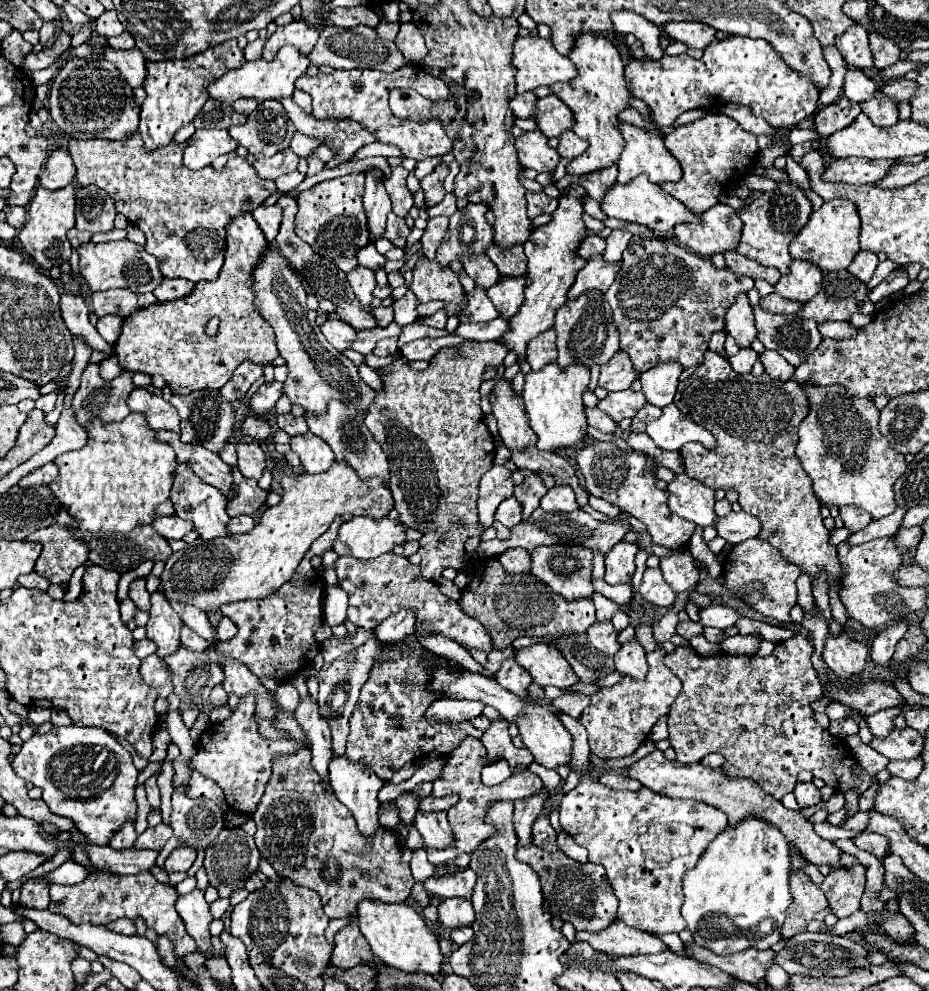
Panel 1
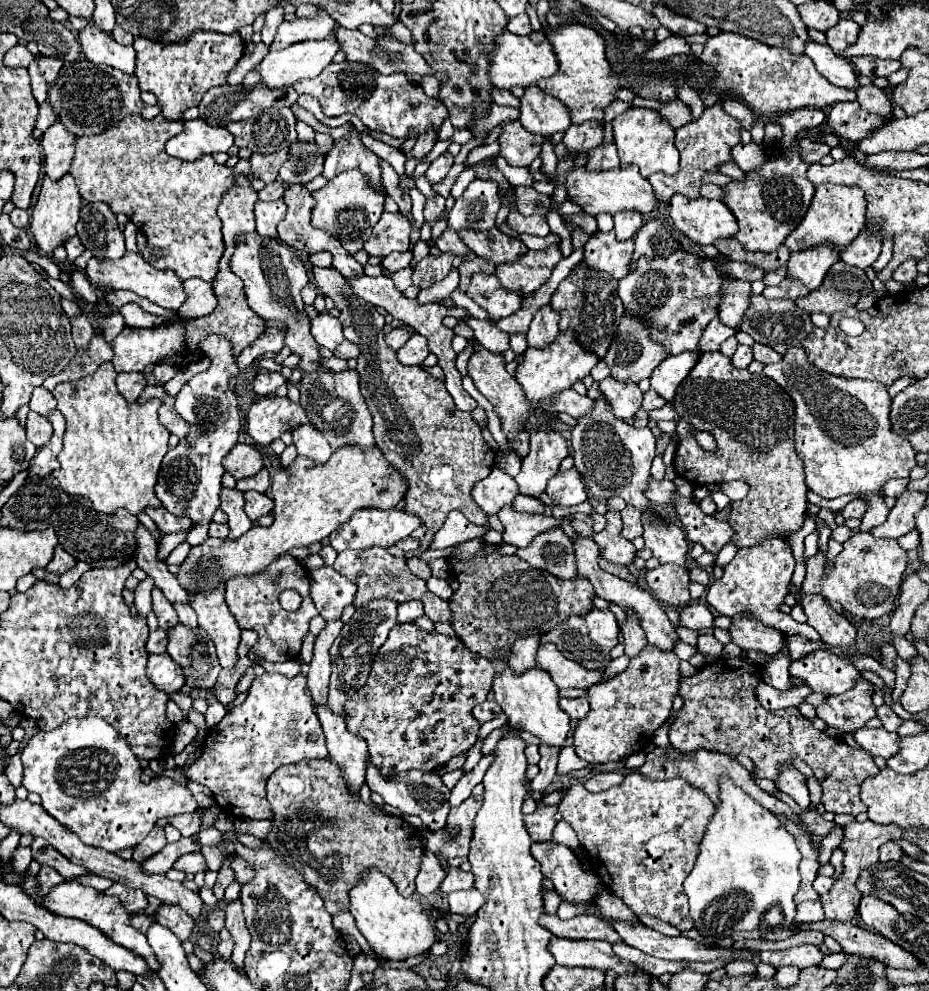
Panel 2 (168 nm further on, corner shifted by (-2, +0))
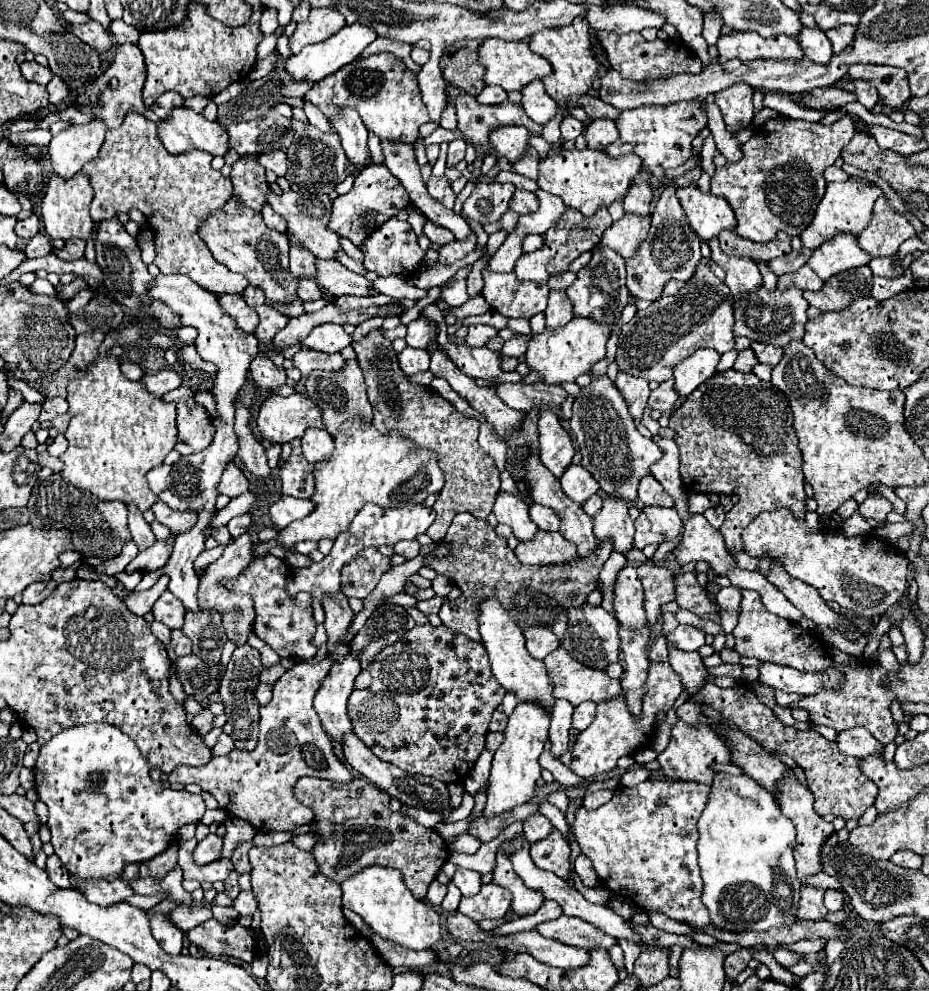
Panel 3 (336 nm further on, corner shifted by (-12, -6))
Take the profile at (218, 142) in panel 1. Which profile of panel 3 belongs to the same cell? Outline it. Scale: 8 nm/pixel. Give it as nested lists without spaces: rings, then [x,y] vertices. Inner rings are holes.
[[[173,108],[169,118],[159,126],[161,142],[169,154],[183,154],[193,148],[213,156],[229,152],[229,134],[217,122],[209,122],[203,114],[189,108]]]

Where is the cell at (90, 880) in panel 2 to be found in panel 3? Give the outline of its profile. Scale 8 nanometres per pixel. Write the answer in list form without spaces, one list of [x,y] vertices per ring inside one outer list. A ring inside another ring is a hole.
[[[133,894],[133,896],[127,898],[127,902],[133,904],[133,906],[137,906],[137,908],[141,908],[141,910],[149,910],[151,906],[159,904],[161,898],[157,898],[157,896],[139,896],[139,894]]]

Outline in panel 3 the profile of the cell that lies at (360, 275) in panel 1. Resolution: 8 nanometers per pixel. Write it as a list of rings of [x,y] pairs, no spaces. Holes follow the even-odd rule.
[[[269,192],[271,208],[287,220],[287,238],[295,246],[303,246],[313,252],[321,260],[337,260],[337,252],[341,250],[341,236],[327,230],[327,220],[331,214],[331,200],[325,194],[301,194],[301,192],[283,192],[275,196]]]

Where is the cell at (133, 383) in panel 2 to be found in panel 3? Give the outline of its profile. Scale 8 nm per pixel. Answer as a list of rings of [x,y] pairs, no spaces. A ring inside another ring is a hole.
[[[161,370],[161,372],[153,374],[153,376],[143,376],[141,378],[145,388],[157,398],[167,394],[169,390],[175,390],[181,384],[181,380],[183,380],[181,374],[177,374],[175,370]]]

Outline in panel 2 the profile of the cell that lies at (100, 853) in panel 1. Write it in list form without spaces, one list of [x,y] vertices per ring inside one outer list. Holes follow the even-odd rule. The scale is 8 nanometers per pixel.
[[[189,836],[189,838],[179,838],[173,844],[167,844],[159,854],[151,856],[149,860],[143,862],[143,870],[149,874],[167,874],[175,860],[187,852],[195,852],[199,850],[199,840],[197,836]]]

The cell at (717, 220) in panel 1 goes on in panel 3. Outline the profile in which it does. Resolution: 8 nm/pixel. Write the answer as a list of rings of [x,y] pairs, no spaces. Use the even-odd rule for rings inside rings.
[[[679,188],[677,198],[689,220],[689,226],[701,240],[719,236],[721,230],[735,230],[735,214],[723,198],[703,194],[699,188]]]

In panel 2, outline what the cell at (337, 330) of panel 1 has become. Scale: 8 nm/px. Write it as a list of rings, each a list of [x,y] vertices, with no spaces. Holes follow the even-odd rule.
[[[325,312],[319,314],[317,318],[311,318],[311,336],[319,346],[329,350],[335,350],[345,340],[341,322]]]

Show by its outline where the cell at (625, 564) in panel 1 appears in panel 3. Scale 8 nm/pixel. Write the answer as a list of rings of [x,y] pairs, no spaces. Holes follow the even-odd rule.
[[[605,498],[601,512],[593,518],[595,536],[605,542],[611,540],[613,550],[627,554],[633,550],[635,524],[627,514],[629,504],[621,498]]]

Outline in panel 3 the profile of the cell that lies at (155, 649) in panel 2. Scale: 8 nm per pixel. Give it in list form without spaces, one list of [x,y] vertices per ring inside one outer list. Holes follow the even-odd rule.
[[[171,630],[171,648],[177,656],[185,656],[191,652],[191,642],[179,630]]]

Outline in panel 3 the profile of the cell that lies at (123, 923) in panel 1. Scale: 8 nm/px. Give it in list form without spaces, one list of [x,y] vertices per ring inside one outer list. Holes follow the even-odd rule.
[[[193,906],[189,910],[185,908],[175,908],[173,912],[169,912],[169,920],[171,924],[175,924],[177,928],[181,928],[183,932],[191,930],[193,926],[205,922],[211,918],[211,910],[209,908],[203,908],[203,906]]]

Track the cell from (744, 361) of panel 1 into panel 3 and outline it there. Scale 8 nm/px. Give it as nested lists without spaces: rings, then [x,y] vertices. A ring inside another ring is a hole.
[[[747,348],[747,350],[741,350],[741,352],[739,352],[739,356],[737,356],[737,360],[735,360],[733,368],[735,368],[735,370],[739,370],[739,372],[749,374],[749,372],[753,370],[753,366],[755,366],[755,364],[757,364],[755,352],[753,352],[751,348]]]

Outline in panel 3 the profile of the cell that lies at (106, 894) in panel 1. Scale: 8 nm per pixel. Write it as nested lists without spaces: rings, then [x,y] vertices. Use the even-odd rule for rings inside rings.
[[[211,918],[187,930],[187,938],[193,946],[205,950],[211,956],[231,956],[241,958],[243,962],[251,962],[255,956],[255,938],[239,924],[223,926]]]

